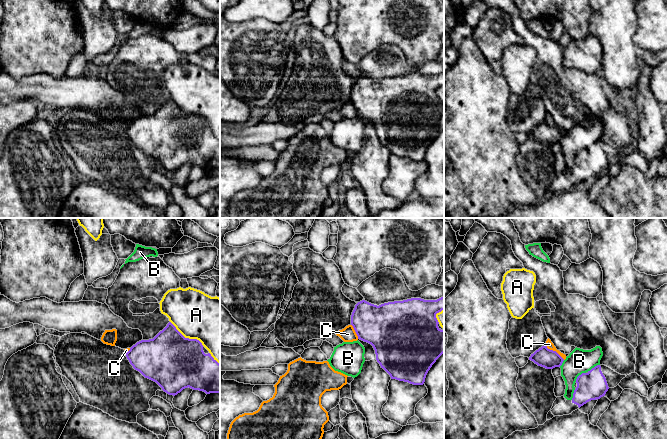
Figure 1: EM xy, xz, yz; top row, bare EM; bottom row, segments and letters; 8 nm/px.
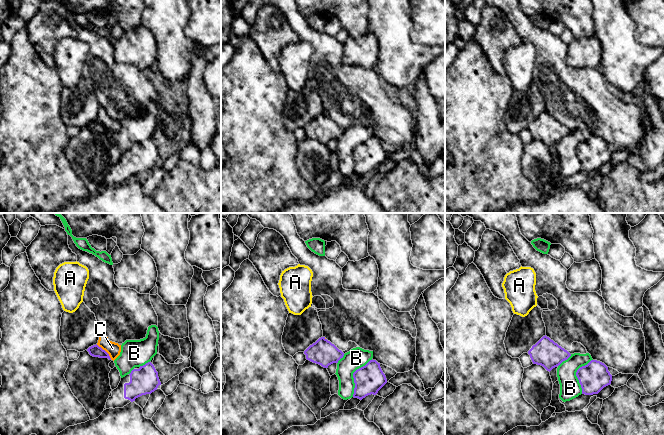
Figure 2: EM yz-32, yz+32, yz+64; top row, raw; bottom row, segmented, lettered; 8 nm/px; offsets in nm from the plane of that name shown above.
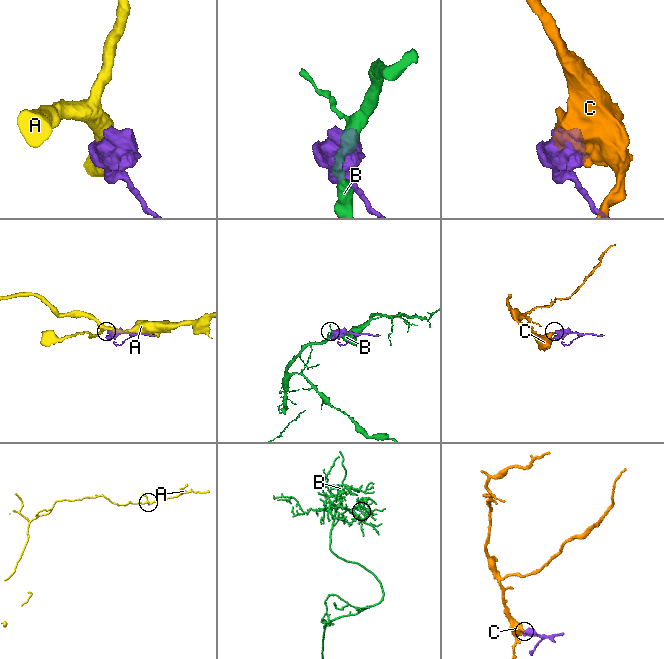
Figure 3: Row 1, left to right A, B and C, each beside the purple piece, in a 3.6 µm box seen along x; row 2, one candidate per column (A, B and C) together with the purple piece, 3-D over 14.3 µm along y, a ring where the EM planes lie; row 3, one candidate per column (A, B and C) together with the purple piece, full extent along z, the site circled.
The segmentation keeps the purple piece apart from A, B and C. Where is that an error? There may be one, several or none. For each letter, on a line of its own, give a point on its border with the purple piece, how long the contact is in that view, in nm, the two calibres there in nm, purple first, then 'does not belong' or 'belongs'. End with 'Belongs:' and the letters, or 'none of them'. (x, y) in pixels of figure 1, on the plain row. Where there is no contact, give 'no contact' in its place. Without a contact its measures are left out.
A: contact xy (186, 114); length 340 nm; calibres 440 and 380 nm; does not belong
B: contact yz (579, 151); length 120 nm; calibres 220 and 200 nm; does not belong
C: contact yz (555, 127); length 200 nm; calibres 160 and 60 nm; does not belong
Belongs: none of them

